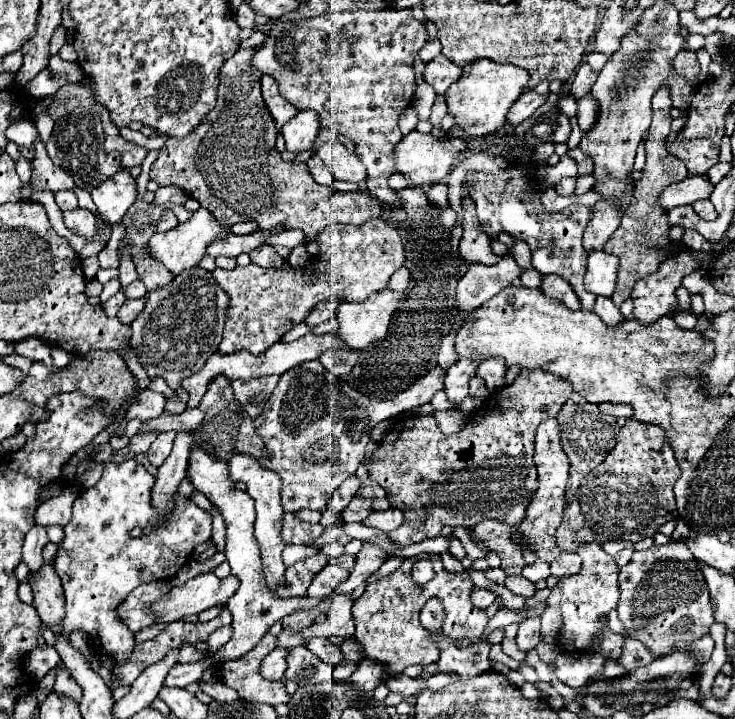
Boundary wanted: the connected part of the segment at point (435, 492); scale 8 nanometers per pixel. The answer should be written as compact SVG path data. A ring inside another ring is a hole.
M526 369L520 371L512 385L506 385L500 391L492 393L486 399L486 405L482 405L482 409L456 435L442 435L432 415L416 415L398 420L368 459L370 477L382 487L386 485L388 499L396 501L396 507L404 513L404 523L396 531L388 533L388 537L398 545L410 545L440 535L442 527L468 529L484 519L520 523L524 519L524 511L530 503L532 493L538 489L536 467L532 461L536 427L544 419L556 417L570 393L572 385L568 381L546 371ZM402 487L410 489L410 495L398 495Z

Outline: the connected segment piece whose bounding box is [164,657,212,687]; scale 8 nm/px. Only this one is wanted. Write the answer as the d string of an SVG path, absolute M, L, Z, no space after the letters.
M206 657L204 663L190 663L190 665L174 665L166 677L166 685L168 687L186 687L190 683L196 683L202 677L202 671L212 667L212 659Z

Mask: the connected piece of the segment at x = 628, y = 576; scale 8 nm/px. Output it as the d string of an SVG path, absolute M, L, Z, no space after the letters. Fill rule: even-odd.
M666 543L662 547L652 545L646 551L634 551L632 561L620 569L618 585L620 585L618 617L622 621L626 637L642 641L652 651L652 655L656 655L656 659L674 653L676 641L694 641L708 635L708 629L714 623L706 581L696 565L694 555L688 551L684 543Z

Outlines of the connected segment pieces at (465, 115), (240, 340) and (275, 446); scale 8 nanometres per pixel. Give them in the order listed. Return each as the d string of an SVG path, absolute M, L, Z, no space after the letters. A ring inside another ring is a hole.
M476 59L474 63L464 67L462 77L456 83L452 83L446 91L448 113L454 115L456 125L468 137L490 135L502 125L506 125L506 115L514 101L528 89L528 81L528 71L516 65L498 65L490 59Z
M372 219L360 227L330 225L316 241L320 243L320 255L304 269L292 269L290 265L284 269L262 269L256 263L250 263L230 271L212 271L216 283L230 297L220 353L248 349L258 355L280 341L292 325L304 321L318 301L336 295L344 301L364 301L370 293L382 291L392 273L404 265L402 237L382 219Z
M320 359L300 363L300 367L286 371L264 411L254 421L256 433L264 441L264 455L258 463L280 475L284 511L316 509L322 513L340 483L356 473L374 425L430 403L442 387L444 371L438 365L394 399L370 399L362 395L330 375Z

